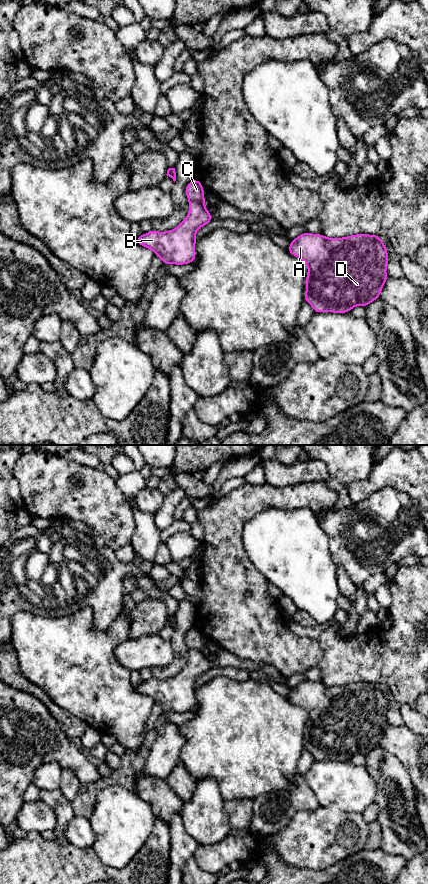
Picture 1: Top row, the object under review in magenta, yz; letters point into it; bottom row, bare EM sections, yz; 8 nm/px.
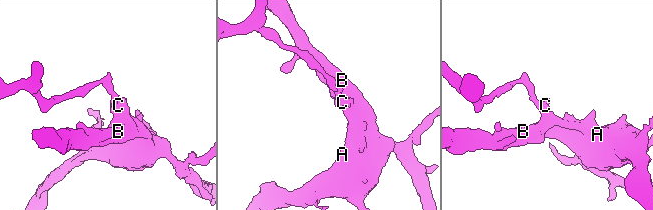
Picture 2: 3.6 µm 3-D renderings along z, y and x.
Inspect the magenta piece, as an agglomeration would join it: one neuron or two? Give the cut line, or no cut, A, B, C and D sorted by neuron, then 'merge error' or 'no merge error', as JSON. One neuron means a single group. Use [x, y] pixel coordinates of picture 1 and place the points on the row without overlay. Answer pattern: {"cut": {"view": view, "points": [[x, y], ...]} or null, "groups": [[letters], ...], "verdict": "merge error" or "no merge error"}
{"cut": {"view": "yz", "points": [[189, 648], [204, 651]]}, "groups": [["A", "B", "D"], ["C"]], "verdict": "merge error"}

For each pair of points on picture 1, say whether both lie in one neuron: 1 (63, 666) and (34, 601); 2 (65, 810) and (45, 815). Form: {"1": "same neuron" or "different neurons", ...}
{"1": "different neurons", "2": "different neurons"}

